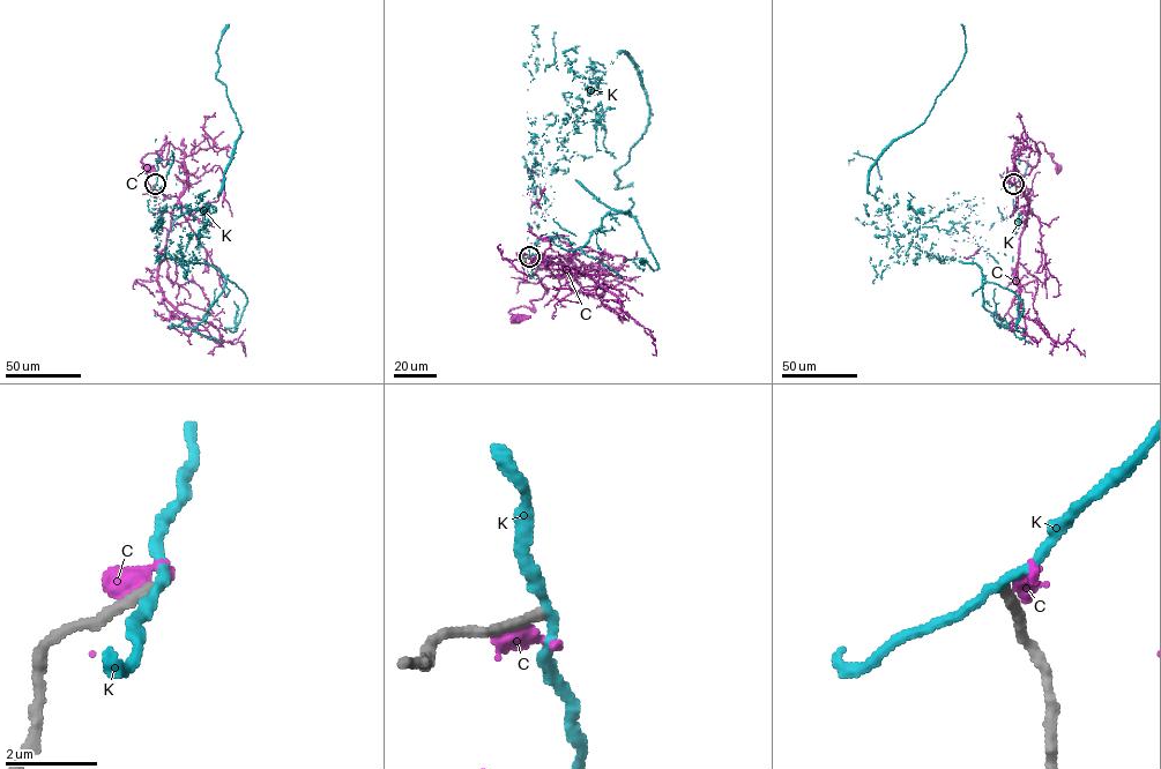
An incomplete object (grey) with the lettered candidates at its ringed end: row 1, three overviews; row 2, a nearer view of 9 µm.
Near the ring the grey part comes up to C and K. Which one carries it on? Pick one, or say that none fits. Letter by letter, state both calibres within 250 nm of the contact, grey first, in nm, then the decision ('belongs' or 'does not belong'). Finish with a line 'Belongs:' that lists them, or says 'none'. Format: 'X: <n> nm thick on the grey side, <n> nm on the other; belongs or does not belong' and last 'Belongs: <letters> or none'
C: 280 nm thick on the grey side, 480 nm on the other; does not belong
K: 240 nm thick on the grey side, 200 nm on the other; does not belong
Belongs: none

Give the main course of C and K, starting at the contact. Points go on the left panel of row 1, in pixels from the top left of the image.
C: (155, 185), (178, 196), (184, 166), (163, 166), (165, 142), (146, 166)
K: (156, 184), (155, 254), (198, 262), (199, 198), (222, 188), (240, 135), (215, 76), (229, 24)

